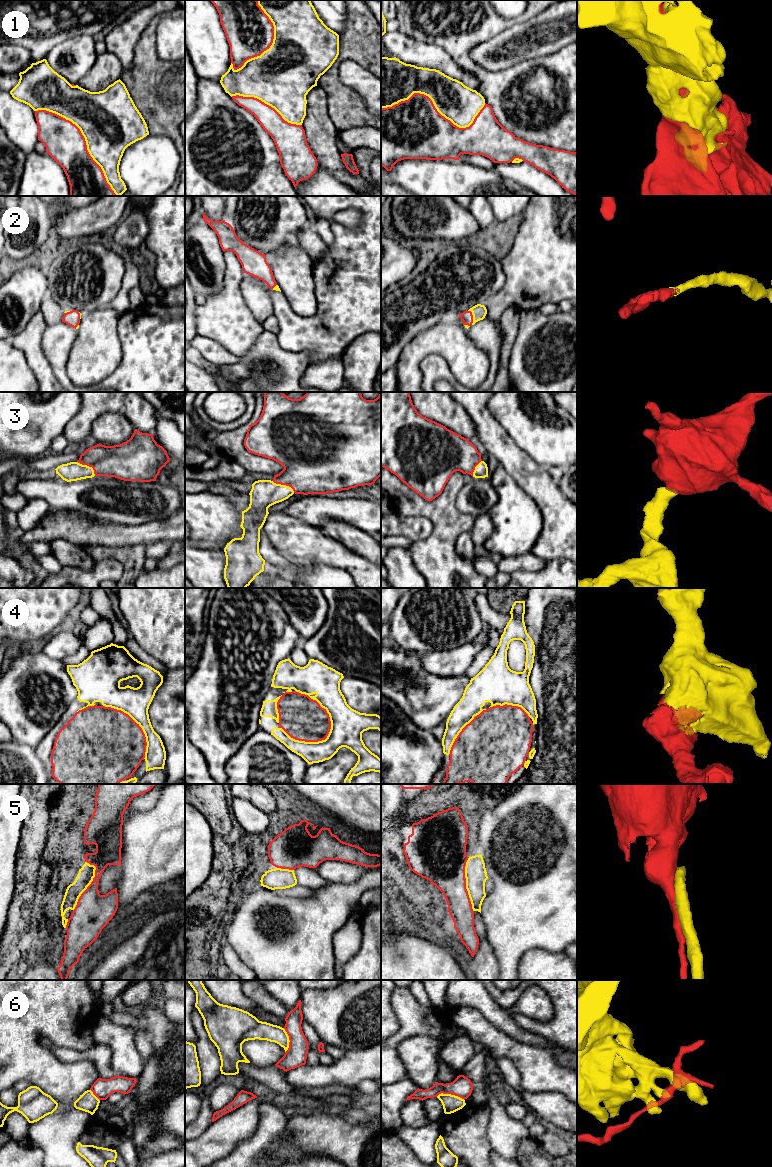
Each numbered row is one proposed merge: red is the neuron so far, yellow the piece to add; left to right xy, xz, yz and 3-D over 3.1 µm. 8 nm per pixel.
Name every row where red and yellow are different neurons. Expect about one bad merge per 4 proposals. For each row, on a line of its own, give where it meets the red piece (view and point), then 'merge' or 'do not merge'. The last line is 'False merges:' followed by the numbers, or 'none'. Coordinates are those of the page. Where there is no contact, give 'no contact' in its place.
1: meets red in yz at (434, 107); merge
2: meets red in yz at (472, 317); merge
3: meets red in xz at (284, 484); merge
4: meets red in xz at (325, 710); merge
5: meets red in xy at (90, 884); do not merge
6: meets red in yz at (450, 1093); do not merge
False merges: 5, 6

